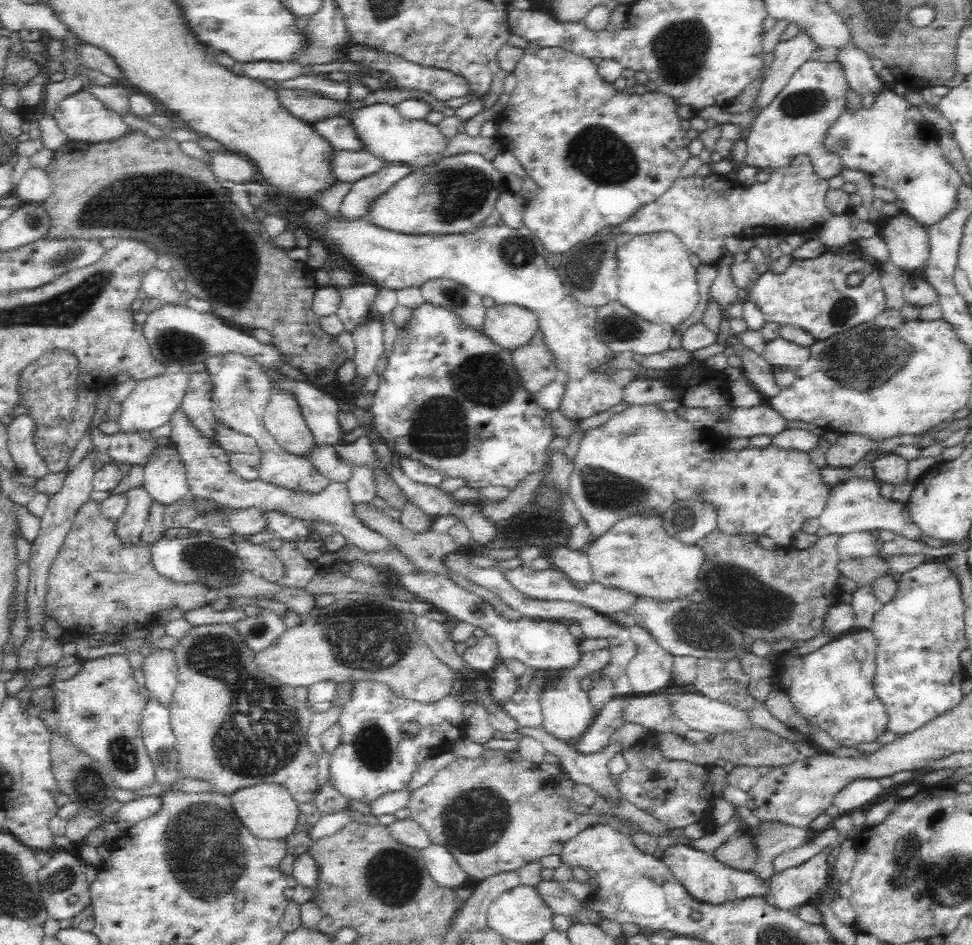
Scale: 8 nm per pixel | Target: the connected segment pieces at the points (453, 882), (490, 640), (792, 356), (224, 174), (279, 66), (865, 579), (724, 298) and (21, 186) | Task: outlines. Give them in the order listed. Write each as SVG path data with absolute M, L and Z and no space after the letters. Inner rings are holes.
M430 843L428 846L420 849L428 872L436 883L457 888L466 882L468 875L460 867L460 863L452 856L448 847L442 844Z
M488 633L478 639L474 646L468 647L463 655L463 660L470 669L481 671L483 674L500 664L498 641L494 635Z
M778 337L766 343L762 355L772 366L780 365L793 370L809 357L809 346L797 345Z
M219 152L213 157L210 169L217 180L235 184L248 183L257 174L255 163L246 154L238 152Z
M254 60L242 63L244 75L258 82L265 80L287 81L296 78L306 72L311 72L308 67L290 62L279 62L278 60Z
M868 556L856 560L838 560L838 573L854 580L858 586L869 585L880 574L891 574L886 560L877 556Z
M725 249L720 258L714 263L717 275L709 286L710 296L719 304L720 312L727 316L728 309L736 302L740 289L735 285L732 266L734 266L734 253Z
M34 166L16 177L13 194L24 203L38 203L50 198L54 190L53 181L48 173Z

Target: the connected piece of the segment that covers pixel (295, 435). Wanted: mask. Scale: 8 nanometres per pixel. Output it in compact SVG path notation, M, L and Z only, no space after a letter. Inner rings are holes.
M273 392L266 406L264 425L275 441L289 453L306 457L314 444L301 408L287 392Z

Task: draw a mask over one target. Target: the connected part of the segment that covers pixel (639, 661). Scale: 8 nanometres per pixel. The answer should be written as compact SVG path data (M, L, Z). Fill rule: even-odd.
M637 624L627 626L627 634L636 645L636 656L627 667L627 677L634 694L661 691L673 682L673 656L652 635Z

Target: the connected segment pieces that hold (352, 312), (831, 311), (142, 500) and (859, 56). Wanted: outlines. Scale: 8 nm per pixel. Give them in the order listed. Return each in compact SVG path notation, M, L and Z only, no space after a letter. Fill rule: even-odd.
M357 284L338 288L341 298L336 314L347 327L346 332L351 333L352 328L372 314L370 305L377 295L379 287L376 284Z
M857 242L842 247L827 247L820 255L806 260L792 257L790 264L779 273L770 270L762 273L755 285L748 289L746 298L762 312L766 323L794 324L810 333L815 340L824 340L838 332L864 324L886 310L886 291L881 285L880 263L865 254ZM860 274L862 280L856 286L848 286L848 276Z
M142 484L128 488L123 495L126 497L126 506L122 516L115 523L116 533L122 541L132 544L141 541L153 498Z
M840 45L836 50L836 60L842 64L849 89L858 95L864 92L882 92L883 82L874 72L871 59L859 46Z

